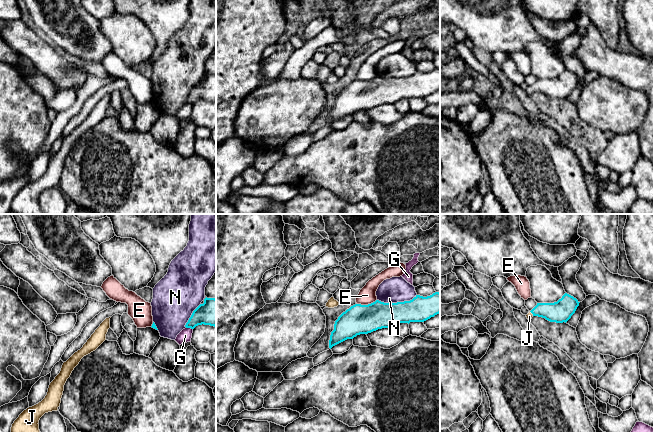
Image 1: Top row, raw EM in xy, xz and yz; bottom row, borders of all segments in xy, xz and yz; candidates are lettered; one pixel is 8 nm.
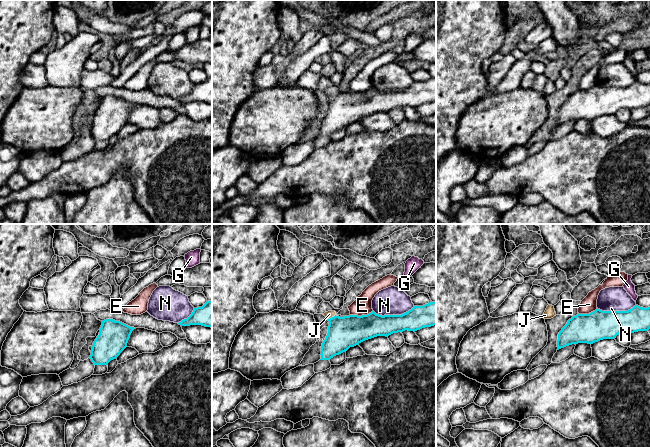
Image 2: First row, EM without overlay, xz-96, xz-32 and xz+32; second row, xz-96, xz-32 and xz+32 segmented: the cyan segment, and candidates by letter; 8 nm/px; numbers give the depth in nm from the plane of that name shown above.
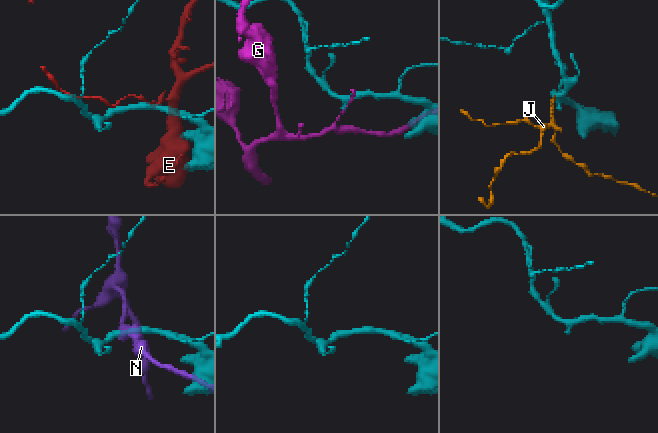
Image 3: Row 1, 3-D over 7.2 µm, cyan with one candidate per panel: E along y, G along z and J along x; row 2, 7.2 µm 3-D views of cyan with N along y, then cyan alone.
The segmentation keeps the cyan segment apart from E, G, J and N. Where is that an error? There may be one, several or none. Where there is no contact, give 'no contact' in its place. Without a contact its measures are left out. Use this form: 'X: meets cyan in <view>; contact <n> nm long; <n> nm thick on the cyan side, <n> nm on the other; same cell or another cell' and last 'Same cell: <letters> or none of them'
E: meets cyan in xz; contact 170 nm long; 240 nm thick on the cyan side, 140 nm on the other; another cell
G: meets cyan in xy; contact 60 nm long; 220 nm thick on the cyan side, 100 nm on the other; another cell
J: meets cyan in yz; contact 50 nm long; 180 nm thick on the cyan side, 50 nm on the other; same cell
N: meets cyan in xz; contact 320 nm long; 220 nm thick on the cyan side, 200 nm on the other; another cell
Same cell: J

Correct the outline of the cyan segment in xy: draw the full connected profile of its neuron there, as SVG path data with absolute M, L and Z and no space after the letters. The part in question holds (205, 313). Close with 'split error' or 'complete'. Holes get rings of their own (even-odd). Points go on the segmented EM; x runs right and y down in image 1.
M205 298L204 303L200 304L192 313L186 328L194 329L198 325L210 325L216 327L216 299Z; complete

